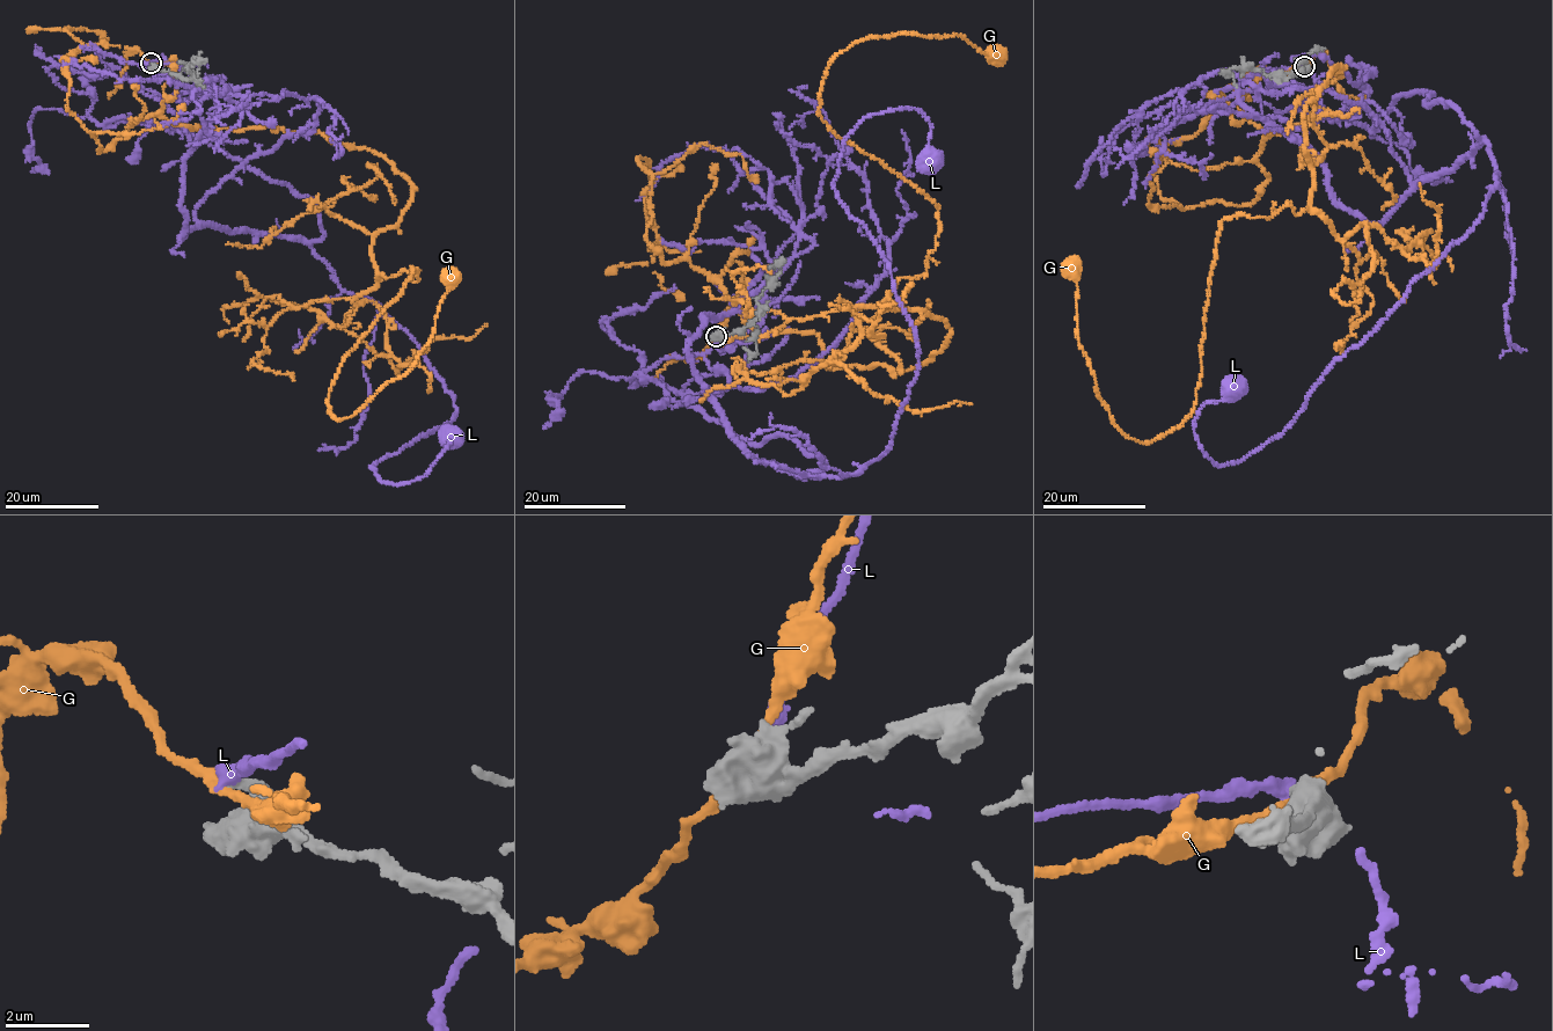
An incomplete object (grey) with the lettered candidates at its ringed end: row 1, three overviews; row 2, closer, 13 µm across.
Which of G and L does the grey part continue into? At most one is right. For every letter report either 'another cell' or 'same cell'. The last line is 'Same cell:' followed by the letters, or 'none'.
G: another cell
L: another cell
Same cell: none

